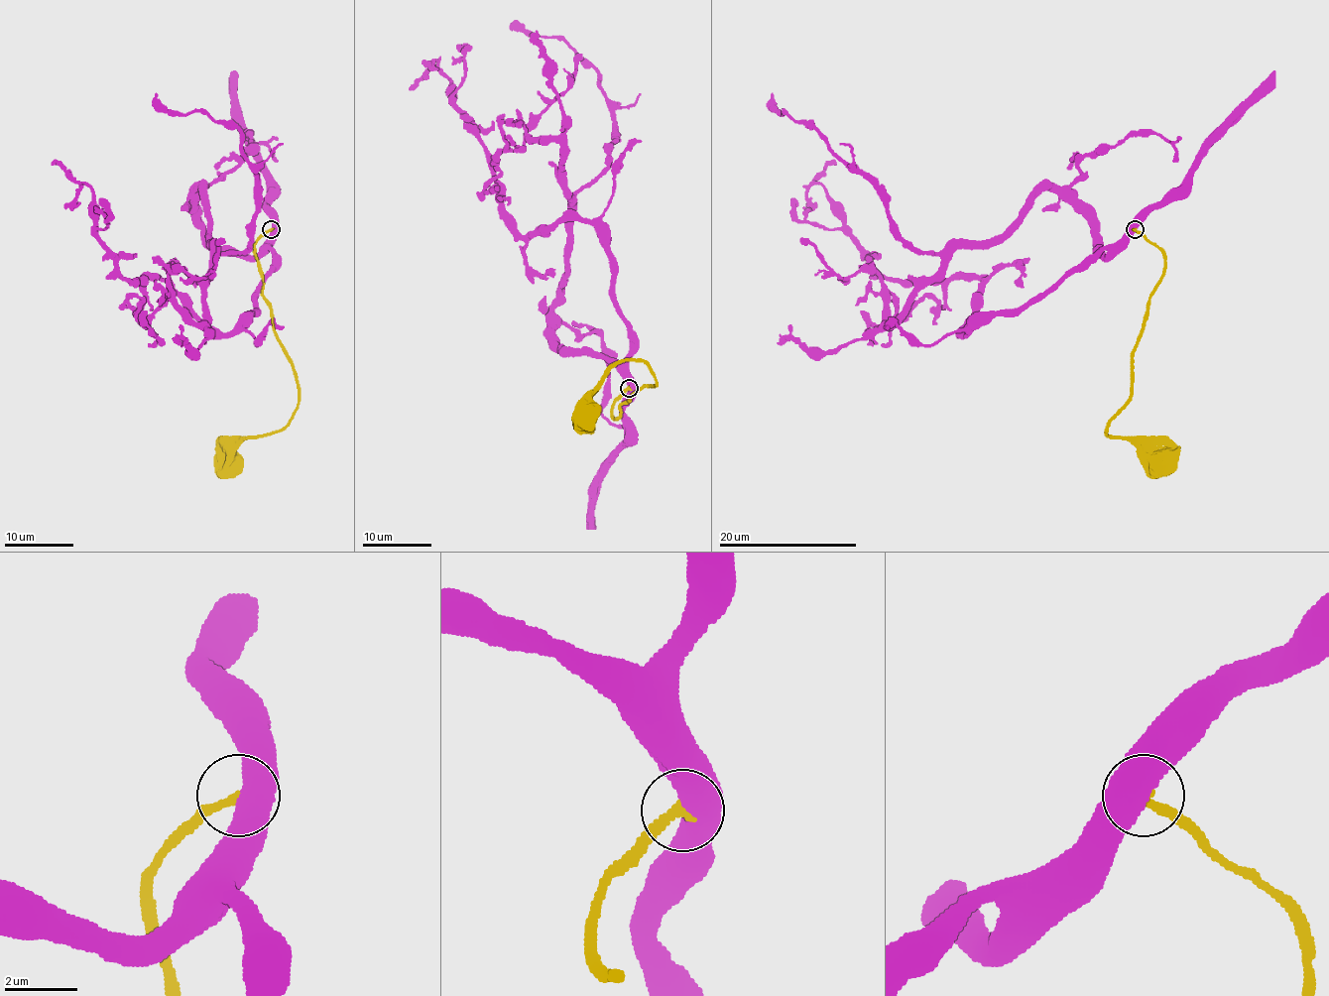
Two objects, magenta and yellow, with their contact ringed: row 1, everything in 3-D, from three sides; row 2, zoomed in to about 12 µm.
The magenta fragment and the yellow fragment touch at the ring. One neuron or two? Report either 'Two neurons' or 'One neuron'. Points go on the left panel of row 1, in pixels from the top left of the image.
Two neurons

